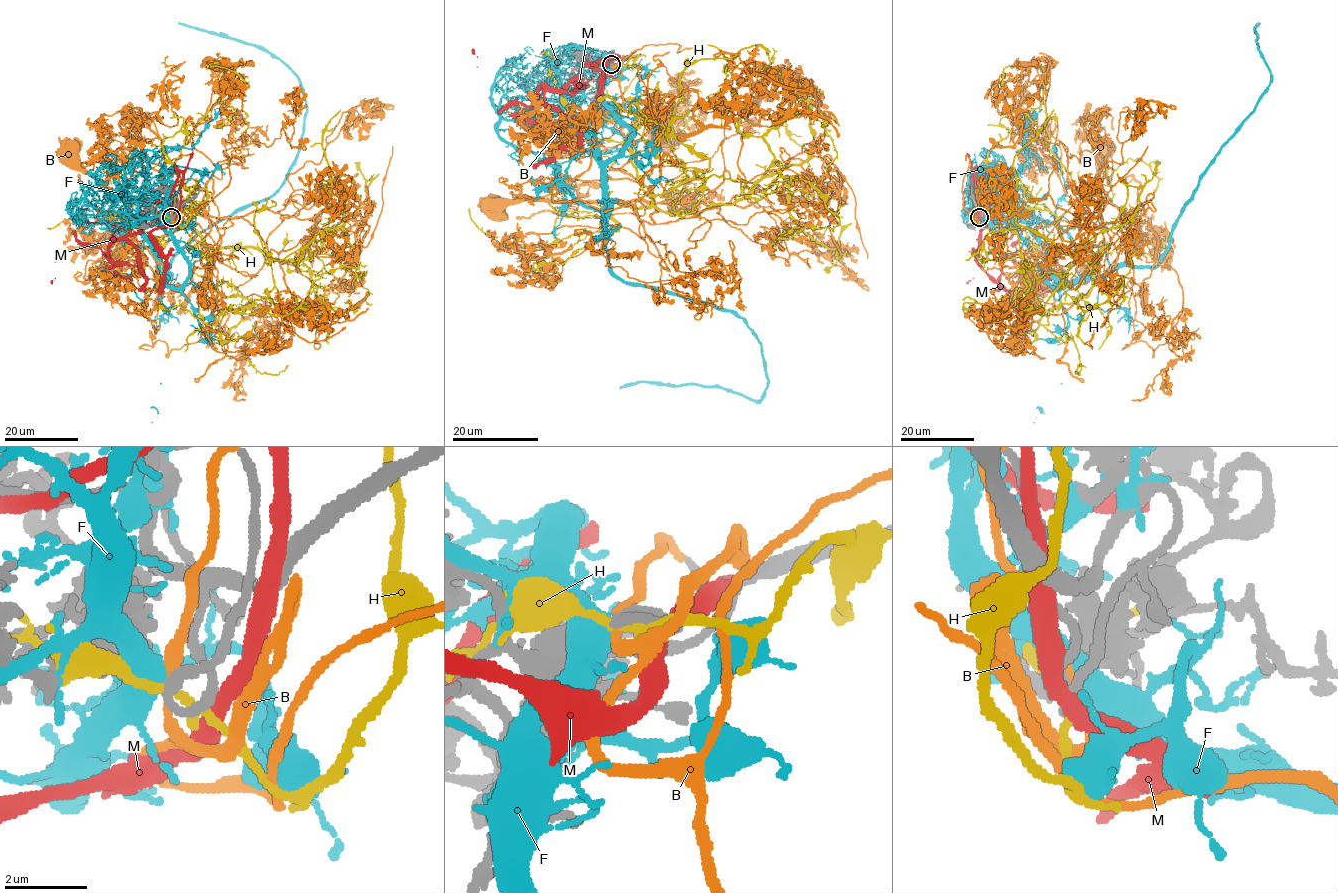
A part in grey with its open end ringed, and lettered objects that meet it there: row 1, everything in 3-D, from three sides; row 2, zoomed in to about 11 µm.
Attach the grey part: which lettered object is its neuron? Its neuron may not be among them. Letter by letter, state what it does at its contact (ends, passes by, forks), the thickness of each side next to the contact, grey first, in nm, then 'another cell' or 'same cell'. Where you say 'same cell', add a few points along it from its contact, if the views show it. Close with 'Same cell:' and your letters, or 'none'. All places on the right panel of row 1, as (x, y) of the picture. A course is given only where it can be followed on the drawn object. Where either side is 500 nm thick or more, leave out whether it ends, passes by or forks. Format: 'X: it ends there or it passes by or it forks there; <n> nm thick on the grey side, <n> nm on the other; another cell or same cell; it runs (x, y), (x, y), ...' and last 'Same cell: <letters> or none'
B: it passes by; 240 nm thick on the grey side, 240 nm on the other; same cell; it runs (980, 217), (993, 227), (1030, 229), (1049, 227), (1072, 206), (1098, 216), (1096, 164), (1105, 147), (1101, 145)
F: 240 nm thick on the grey side, 650 nm on the other; another cell
H: it passes by; 240 nm thick on the grey side, 200 nm on the other; another cell
M: it passes by; 200 nm thick on the grey side, 340 nm on the other; another cell
Same cell: B

